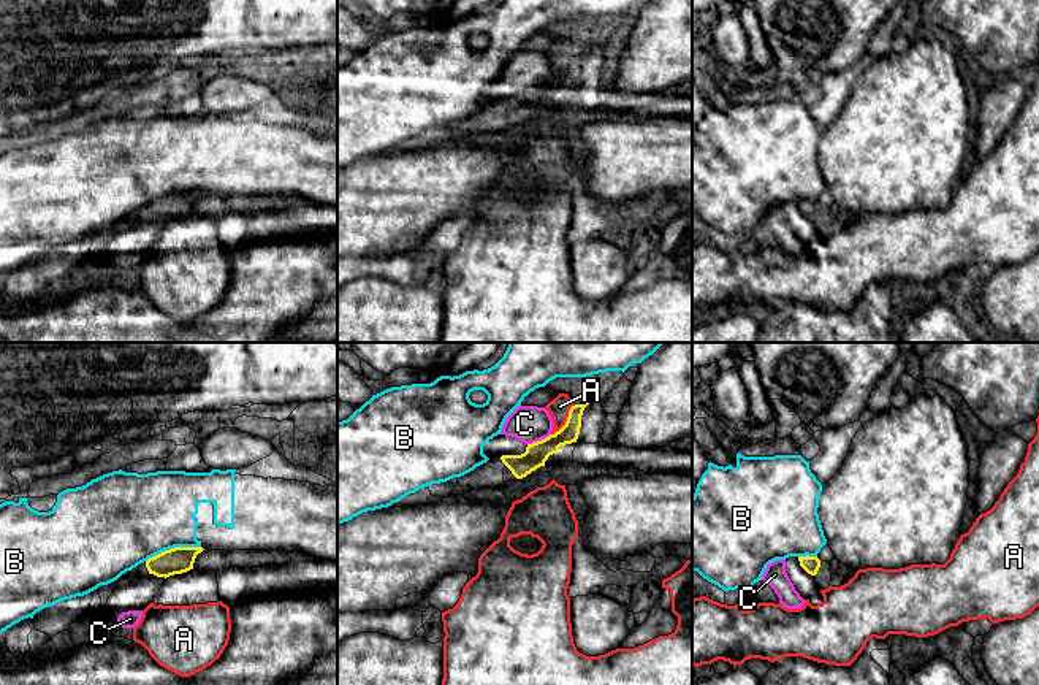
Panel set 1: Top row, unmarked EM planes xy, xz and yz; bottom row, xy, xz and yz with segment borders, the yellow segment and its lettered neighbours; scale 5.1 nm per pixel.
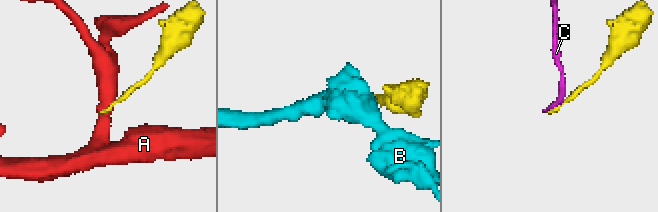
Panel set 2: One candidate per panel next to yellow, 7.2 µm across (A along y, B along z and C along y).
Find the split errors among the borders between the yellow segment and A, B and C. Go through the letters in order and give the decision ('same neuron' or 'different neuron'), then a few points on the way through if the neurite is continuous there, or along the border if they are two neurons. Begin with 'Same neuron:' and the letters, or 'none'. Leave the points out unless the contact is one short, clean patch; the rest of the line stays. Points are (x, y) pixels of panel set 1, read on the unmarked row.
Same neuron: none
A: different neuron; border along xz (575, 49), (570, 53), (567, 65), (551, 80)
B: different neuron
C: different neuron

